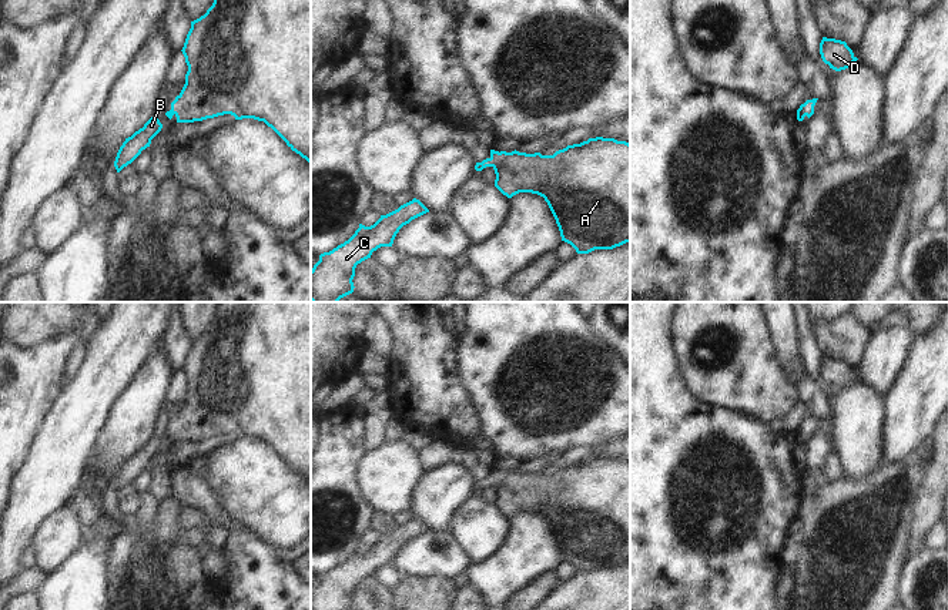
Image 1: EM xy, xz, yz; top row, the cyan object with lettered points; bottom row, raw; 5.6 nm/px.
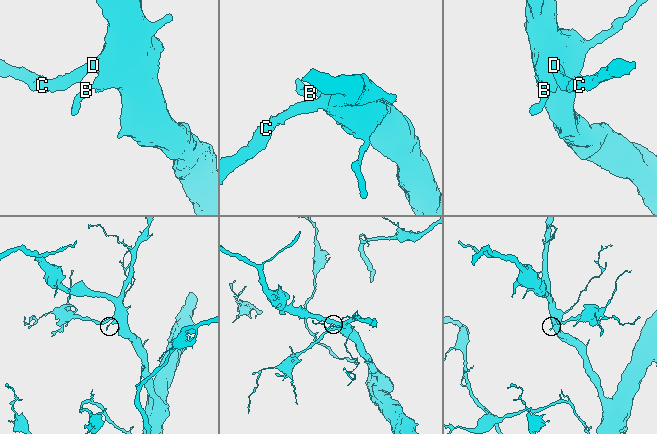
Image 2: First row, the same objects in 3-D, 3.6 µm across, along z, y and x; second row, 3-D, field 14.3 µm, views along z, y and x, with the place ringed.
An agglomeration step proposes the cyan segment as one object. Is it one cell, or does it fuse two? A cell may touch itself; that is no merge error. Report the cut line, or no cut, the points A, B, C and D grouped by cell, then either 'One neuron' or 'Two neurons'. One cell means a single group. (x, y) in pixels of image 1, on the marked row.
No split. Groups: A B C D. One neuron.

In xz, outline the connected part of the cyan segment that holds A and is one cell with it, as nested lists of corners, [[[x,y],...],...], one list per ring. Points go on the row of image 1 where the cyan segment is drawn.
[[[589,138],[580,144],[567,145],[553,155],[540,152],[526,154],[519,151],[495,151],[475,170],[492,167],[496,174],[495,187],[508,198],[519,192],[532,192],[545,198],[560,231],[562,241],[570,244],[577,254],[589,254],[594,249],[613,249],[630,242],[630,144],[614,138]]]

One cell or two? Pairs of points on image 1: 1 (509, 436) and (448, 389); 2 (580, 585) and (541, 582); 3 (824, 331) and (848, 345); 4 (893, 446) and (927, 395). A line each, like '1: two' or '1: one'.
1: two
2: two
3: one
4: one

